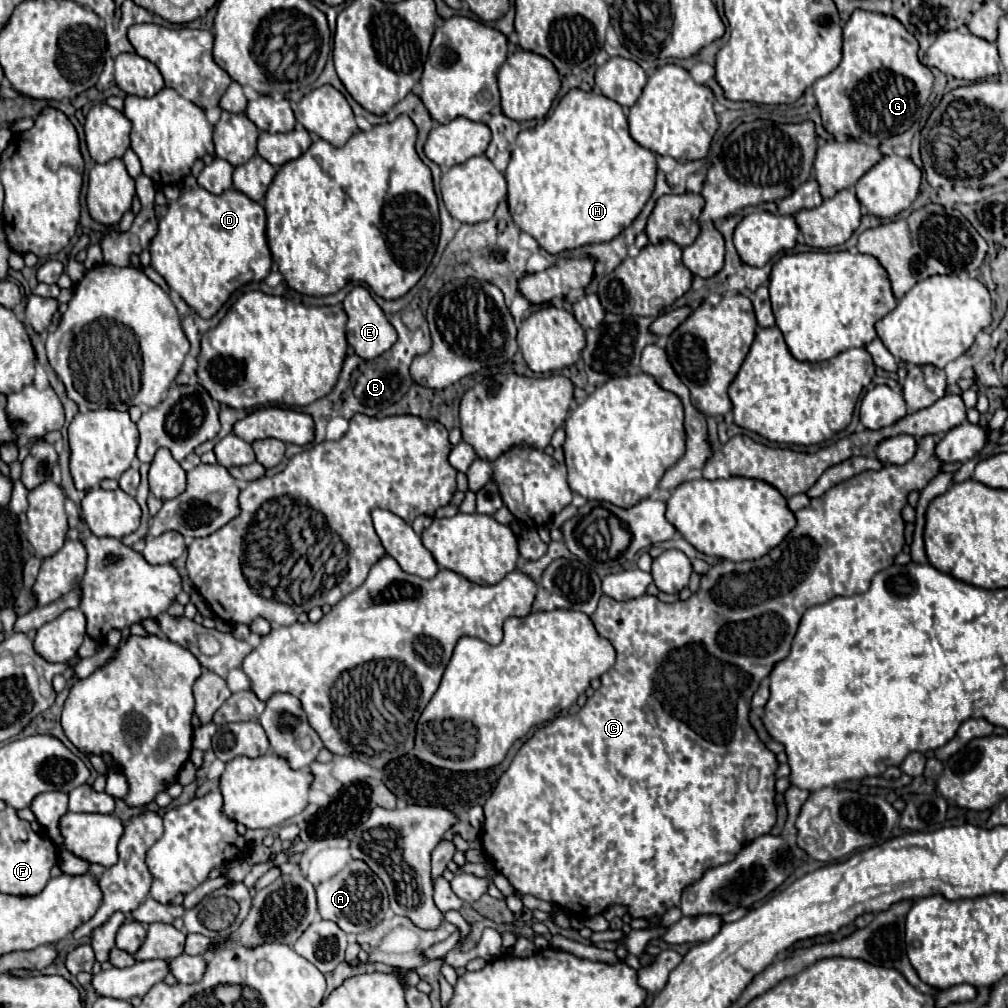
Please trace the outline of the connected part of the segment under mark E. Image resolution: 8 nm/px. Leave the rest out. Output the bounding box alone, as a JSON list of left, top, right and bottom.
[343,286,397,360]

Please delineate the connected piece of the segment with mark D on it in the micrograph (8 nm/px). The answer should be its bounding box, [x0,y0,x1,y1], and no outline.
[151,188,271,318]

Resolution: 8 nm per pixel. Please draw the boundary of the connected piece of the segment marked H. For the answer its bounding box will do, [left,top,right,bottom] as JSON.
[505,88,655,254]

